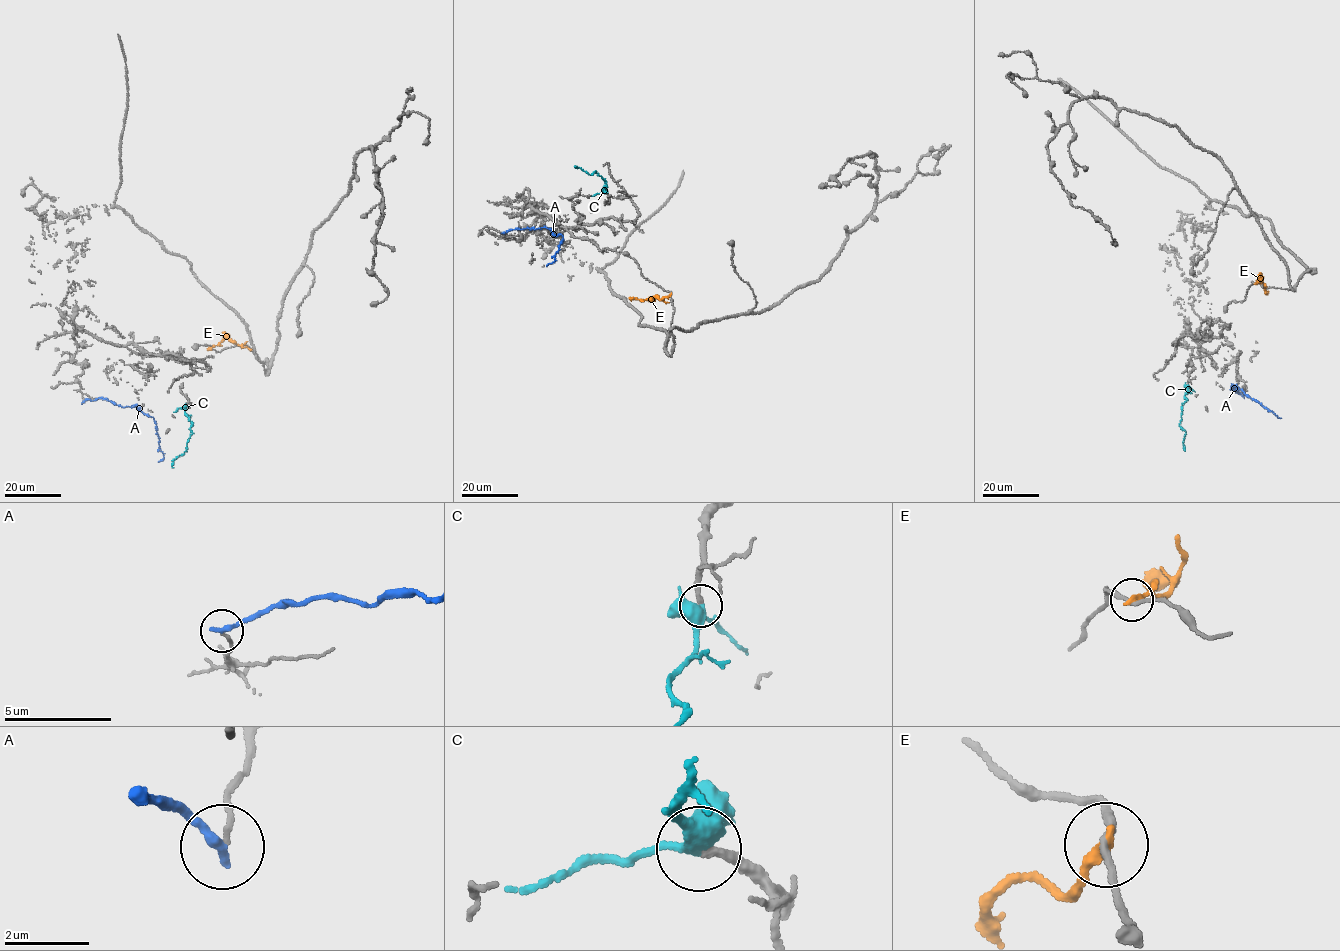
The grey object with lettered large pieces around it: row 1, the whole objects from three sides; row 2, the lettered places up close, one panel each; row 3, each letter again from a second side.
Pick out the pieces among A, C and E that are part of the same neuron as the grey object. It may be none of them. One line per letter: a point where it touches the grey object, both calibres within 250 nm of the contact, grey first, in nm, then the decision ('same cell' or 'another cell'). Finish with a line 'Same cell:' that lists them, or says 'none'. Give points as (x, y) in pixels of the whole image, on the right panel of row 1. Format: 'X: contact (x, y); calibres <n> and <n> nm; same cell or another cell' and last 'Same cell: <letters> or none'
A: contact (1243, 396); calibres 120 and 280 nm; another cell
C: contact (1188, 385); calibres 260 and 400 nm; same cell
E: contact (1255, 283); calibres 180 and 280 nm; another cell
Same cell: C

